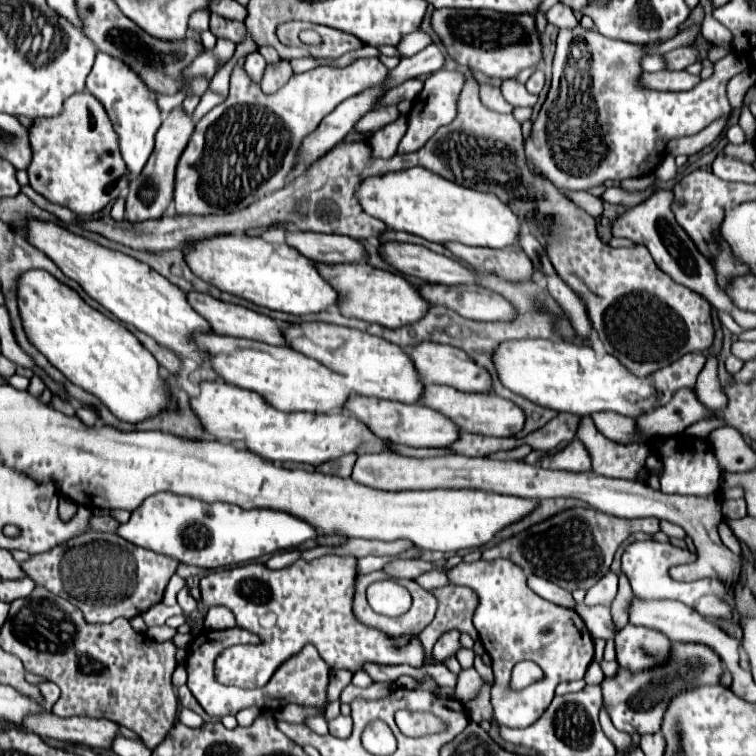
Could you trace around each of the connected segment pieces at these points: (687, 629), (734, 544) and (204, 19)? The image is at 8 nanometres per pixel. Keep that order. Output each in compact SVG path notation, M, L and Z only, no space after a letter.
M634 599L632 607L630 607L630 623L662 631L672 641L708 645L712 651L716 651L716 655L722 659L725 668L729 672L735 672L738 669L742 641L736 639L736 637L732 637L732 635L728 635L716 623L708 621L706 617L702 617L700 613L696 613L694 609L690 609L684 603L678 603L678 601L640 601L640 599Z
M722 523L722 527L718 527L718 531L720 531L722 543L724 543L730 551L734 551L736 555L742 555L742 543L736 539L736 535L730 531L730 527L728 527L726 523Z
M198 9L198 11L192 13L192 17L190 17L190 27L194 27L194 29L192 29L192 37L194 37L196 41L200 41L198 33L200 33L200 31L206 31L206 29L208 29L208 23L210 23L210 13L208 13L206 9Z

